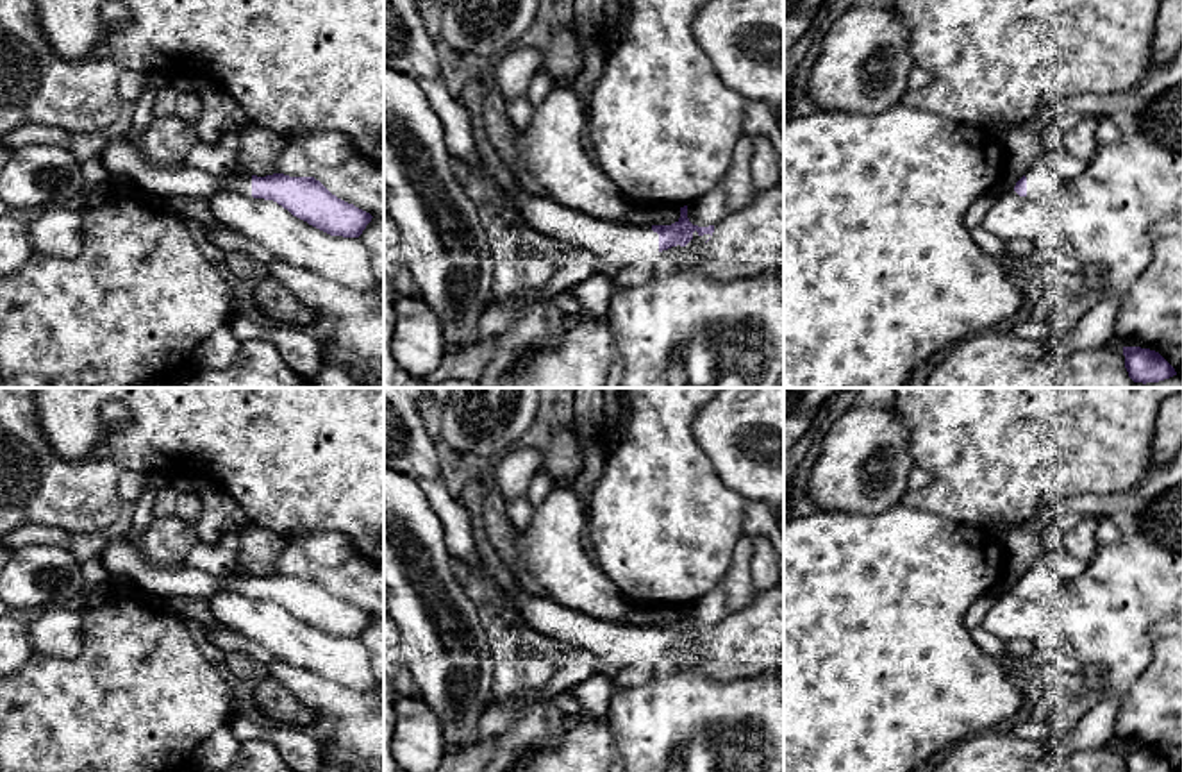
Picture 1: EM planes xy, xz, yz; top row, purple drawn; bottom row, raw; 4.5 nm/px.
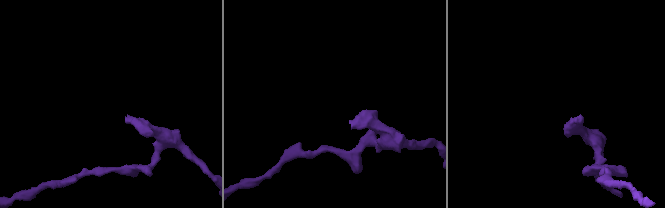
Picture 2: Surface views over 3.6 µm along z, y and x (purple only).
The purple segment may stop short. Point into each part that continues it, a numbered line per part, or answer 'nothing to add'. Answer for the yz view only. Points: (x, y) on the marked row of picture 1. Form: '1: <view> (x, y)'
1: yz (1040, 179)

